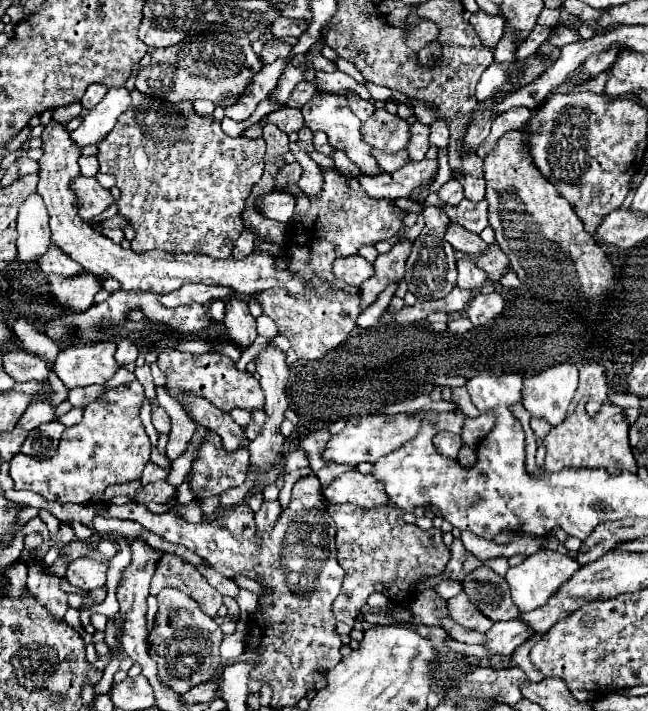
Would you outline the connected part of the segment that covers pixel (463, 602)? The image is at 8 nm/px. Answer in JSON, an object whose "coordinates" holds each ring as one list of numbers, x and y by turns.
{"coordinates":[[460,593,452,599,448,599,448,615,458,625,462,625,466,629,480,631,480,633,486,633,486,629,490,629,490,625,494,625,488,617,482,617,482,613,478,613,474,609,474,605,470,605,466,593]]}

